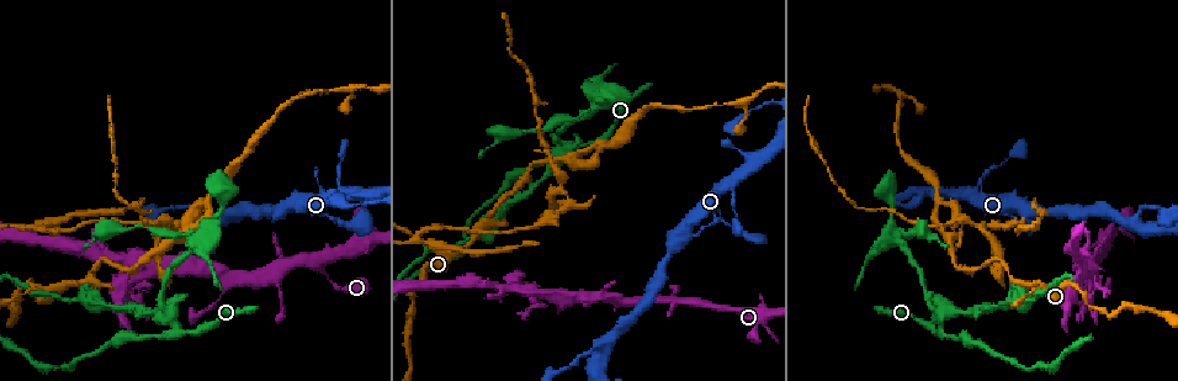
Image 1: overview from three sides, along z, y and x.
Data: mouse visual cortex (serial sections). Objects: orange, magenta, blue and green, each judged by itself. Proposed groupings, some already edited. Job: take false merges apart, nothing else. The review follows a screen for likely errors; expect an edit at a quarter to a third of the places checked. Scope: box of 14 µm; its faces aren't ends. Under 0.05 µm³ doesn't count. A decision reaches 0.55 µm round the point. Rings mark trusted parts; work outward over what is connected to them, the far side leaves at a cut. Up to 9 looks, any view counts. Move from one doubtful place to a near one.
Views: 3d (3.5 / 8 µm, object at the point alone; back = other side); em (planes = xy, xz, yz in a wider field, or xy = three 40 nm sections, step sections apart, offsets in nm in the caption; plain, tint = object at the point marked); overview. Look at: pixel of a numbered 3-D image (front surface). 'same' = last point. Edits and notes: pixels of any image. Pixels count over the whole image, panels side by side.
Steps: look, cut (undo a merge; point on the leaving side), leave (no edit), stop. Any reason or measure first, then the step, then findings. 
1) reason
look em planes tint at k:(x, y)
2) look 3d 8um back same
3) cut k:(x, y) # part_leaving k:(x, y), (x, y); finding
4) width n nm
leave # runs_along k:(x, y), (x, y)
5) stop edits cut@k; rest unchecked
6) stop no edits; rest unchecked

side arm on a straight run
look 3d 3.5um at 1:(971, 196)

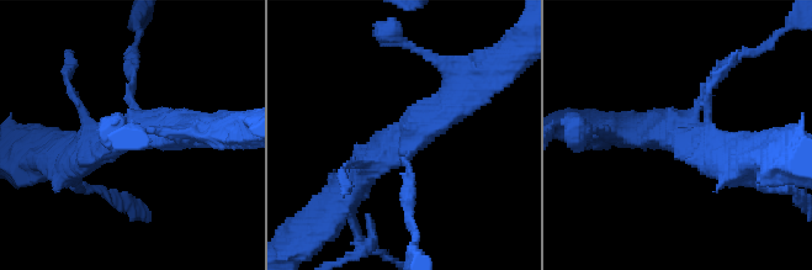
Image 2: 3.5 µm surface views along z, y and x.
leave # runs_along 2:(343, 196), (399, 136), (463, 98); one cell here

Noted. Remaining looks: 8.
thin neck
look 3d 3.5um at 1:(556, 158)

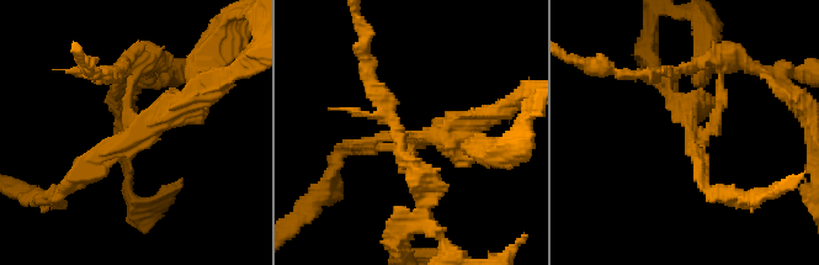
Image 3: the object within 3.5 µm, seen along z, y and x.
look em xy step 3 tint at 3:(129, 140)

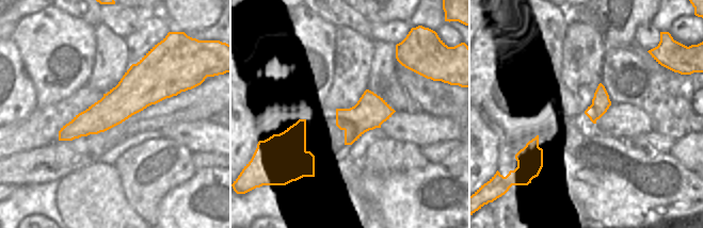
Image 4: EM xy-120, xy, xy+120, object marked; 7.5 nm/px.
cut 3:(132, 86) # two cells meet here

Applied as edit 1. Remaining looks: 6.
look overview

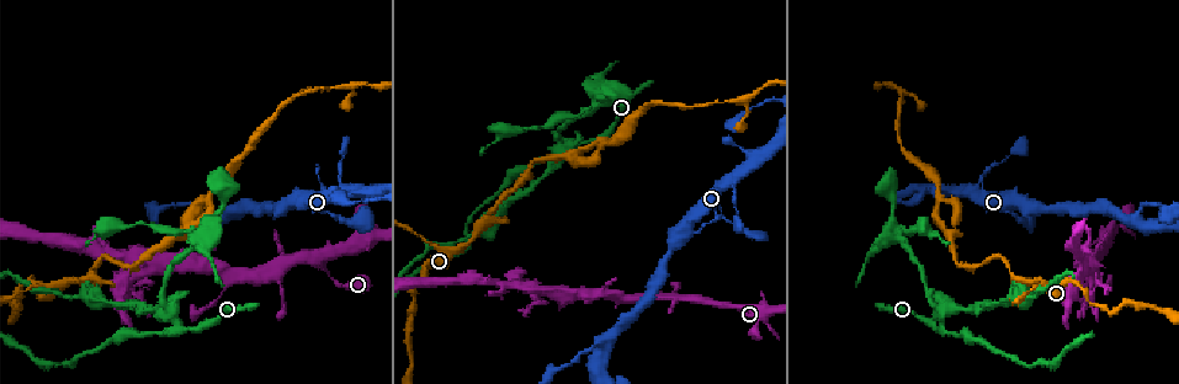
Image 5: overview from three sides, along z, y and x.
narrows sharply
look 3d 3.5um at 5:(936, 202)

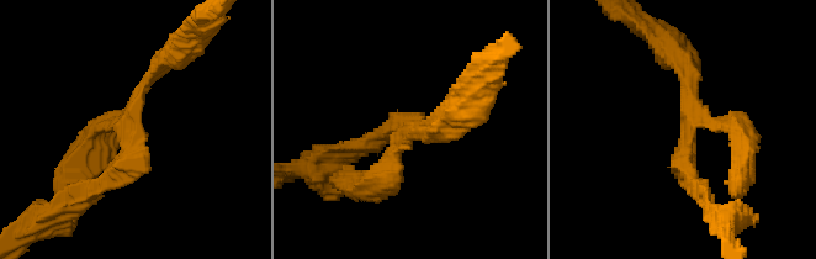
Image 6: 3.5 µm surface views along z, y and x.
look em xy step 3 tint at 6:(686, 126)

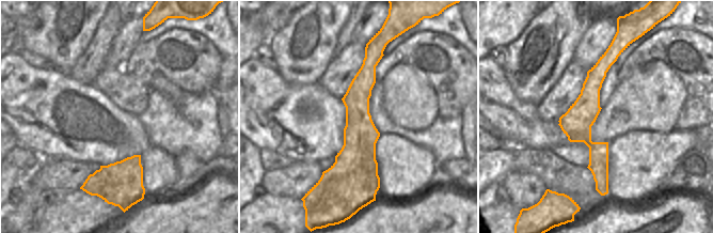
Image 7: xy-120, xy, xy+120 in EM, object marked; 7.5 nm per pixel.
arm_widths 200, 200, 200 nm
leave # all the same cell

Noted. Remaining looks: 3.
sharp bend
look 3d 3.5um at 5:(743, 101)

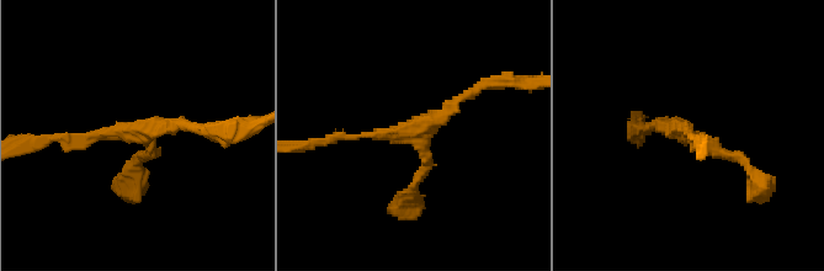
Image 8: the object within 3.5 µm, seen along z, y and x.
need the tissue
look em xy step 3 tint at 8:(139, 133)

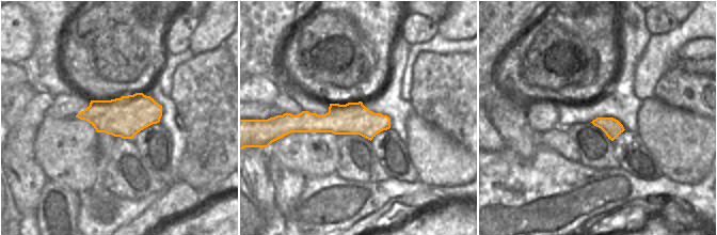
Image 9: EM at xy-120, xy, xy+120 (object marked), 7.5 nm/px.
leave # one cell here

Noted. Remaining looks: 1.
stop edits cut@3; rest unchecked

